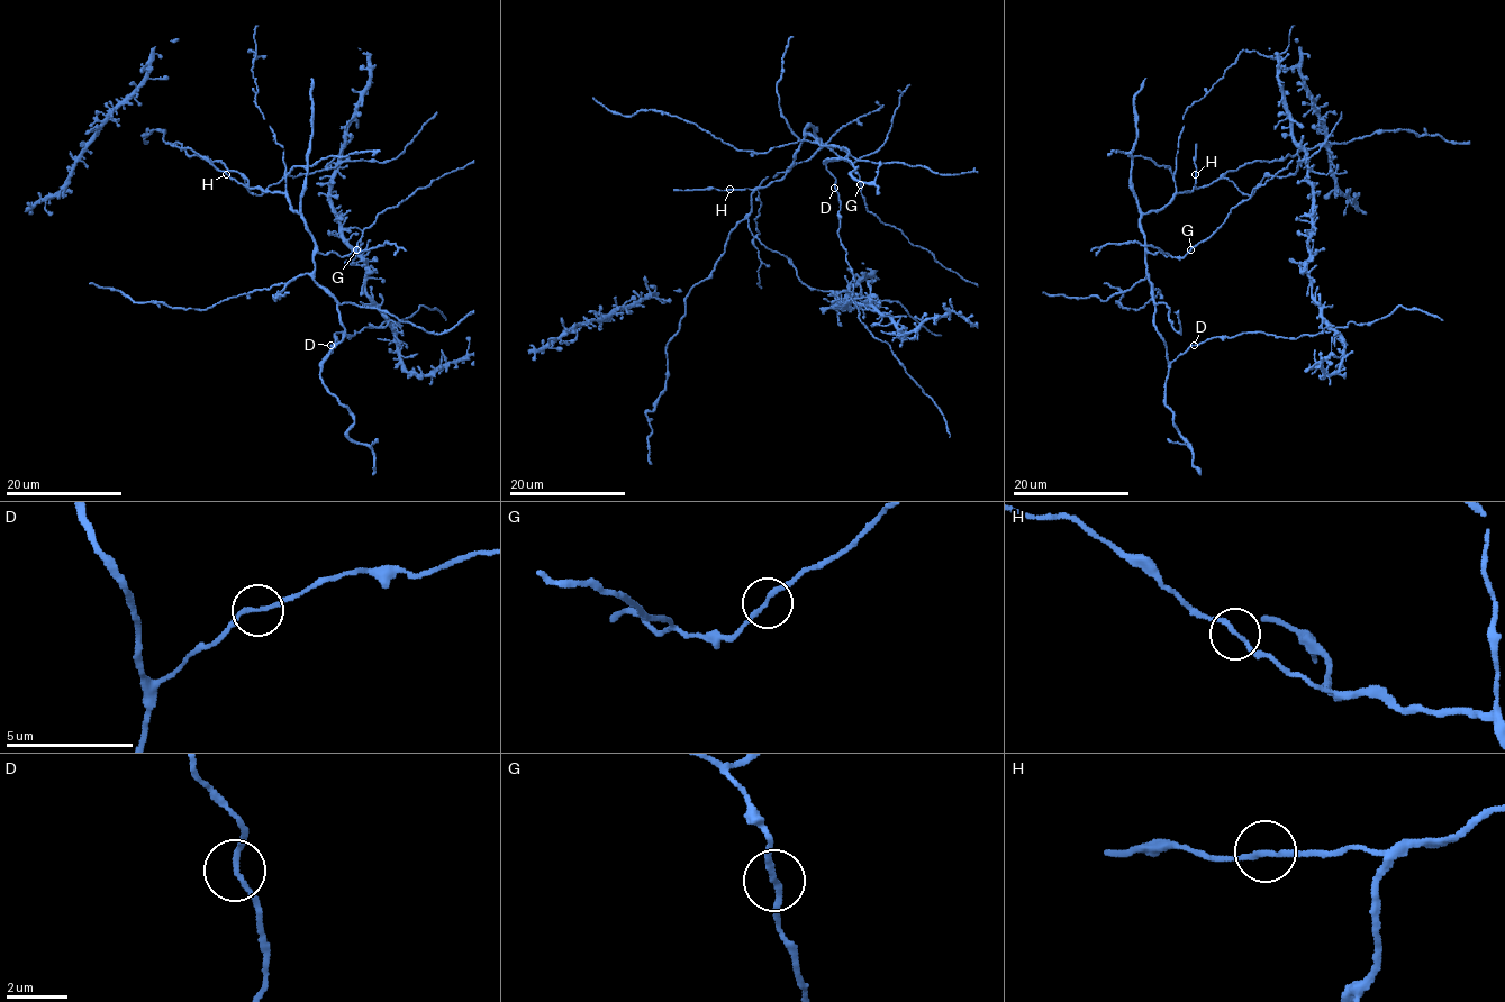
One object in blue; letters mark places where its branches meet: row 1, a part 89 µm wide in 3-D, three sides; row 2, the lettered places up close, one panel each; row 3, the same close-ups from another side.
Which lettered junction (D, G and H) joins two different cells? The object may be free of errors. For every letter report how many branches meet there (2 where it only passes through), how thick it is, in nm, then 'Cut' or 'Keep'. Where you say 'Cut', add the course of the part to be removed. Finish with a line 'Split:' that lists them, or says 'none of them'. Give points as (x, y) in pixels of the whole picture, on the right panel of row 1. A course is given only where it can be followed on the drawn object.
D: Branches: 2. Thickness 160 nm. Keep
G: Branches: 2. Thickness 180 nm. Keep
H: Branches: 2. Thickness 170 nm. Keep
Split: none of them

